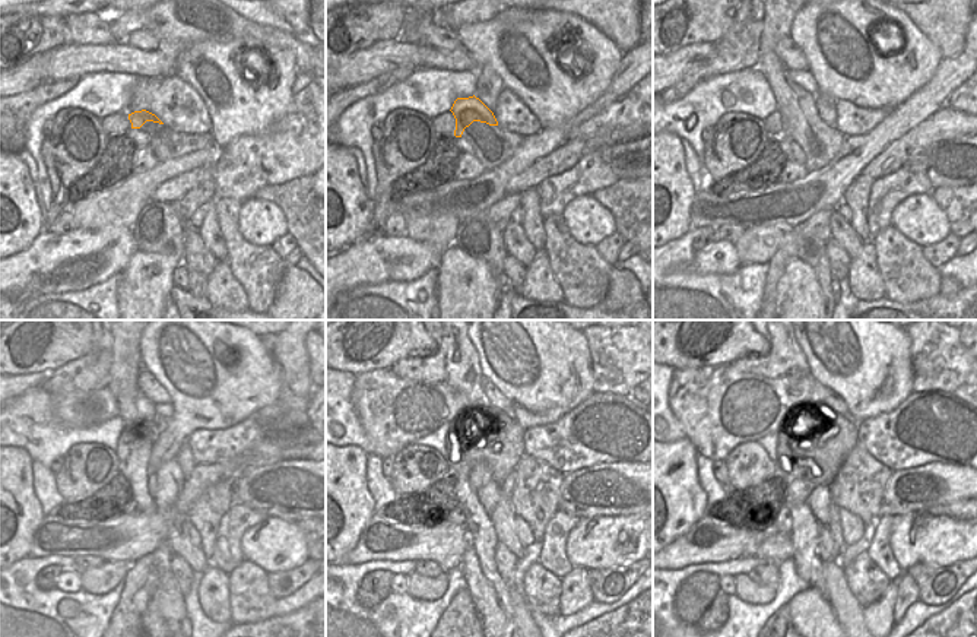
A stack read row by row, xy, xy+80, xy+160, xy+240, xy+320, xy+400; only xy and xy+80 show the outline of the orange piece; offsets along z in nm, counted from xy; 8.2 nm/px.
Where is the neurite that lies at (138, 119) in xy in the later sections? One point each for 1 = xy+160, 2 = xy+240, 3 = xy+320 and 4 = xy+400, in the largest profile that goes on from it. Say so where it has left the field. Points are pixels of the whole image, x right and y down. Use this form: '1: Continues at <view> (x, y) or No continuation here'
1: Continues at xy+160 (793, 103)
2: Continues at xy+240 (135, 408)
3: Continues at xy+320 (465, 376)
4: Continues at xy+400 (787, 349)

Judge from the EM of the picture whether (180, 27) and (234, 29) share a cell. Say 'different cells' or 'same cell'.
same cell

